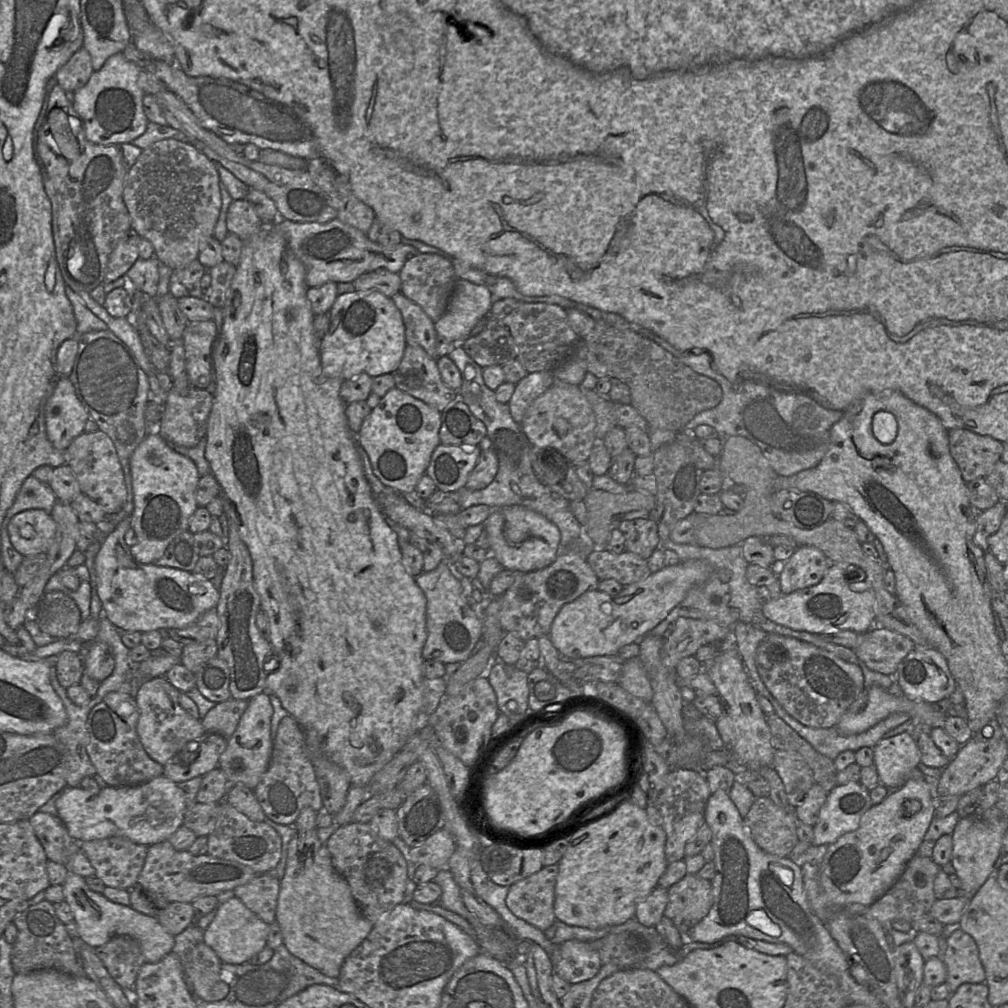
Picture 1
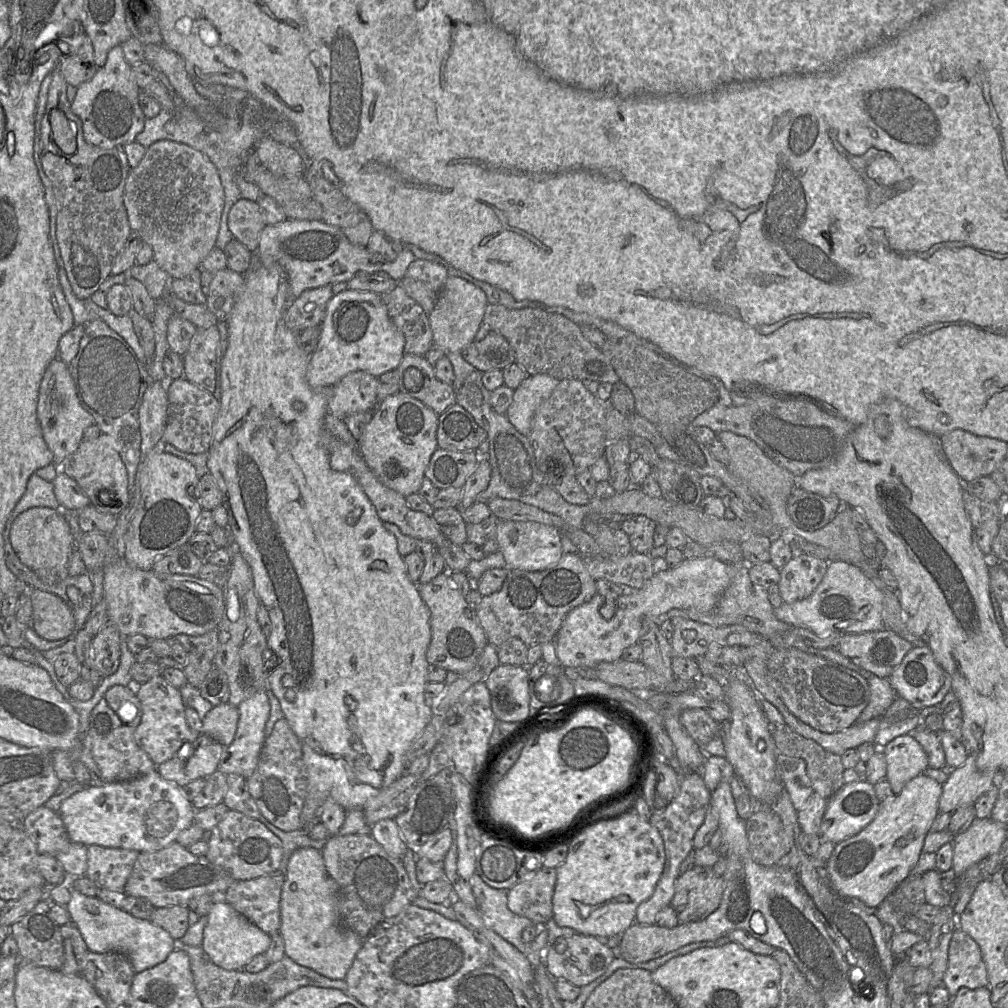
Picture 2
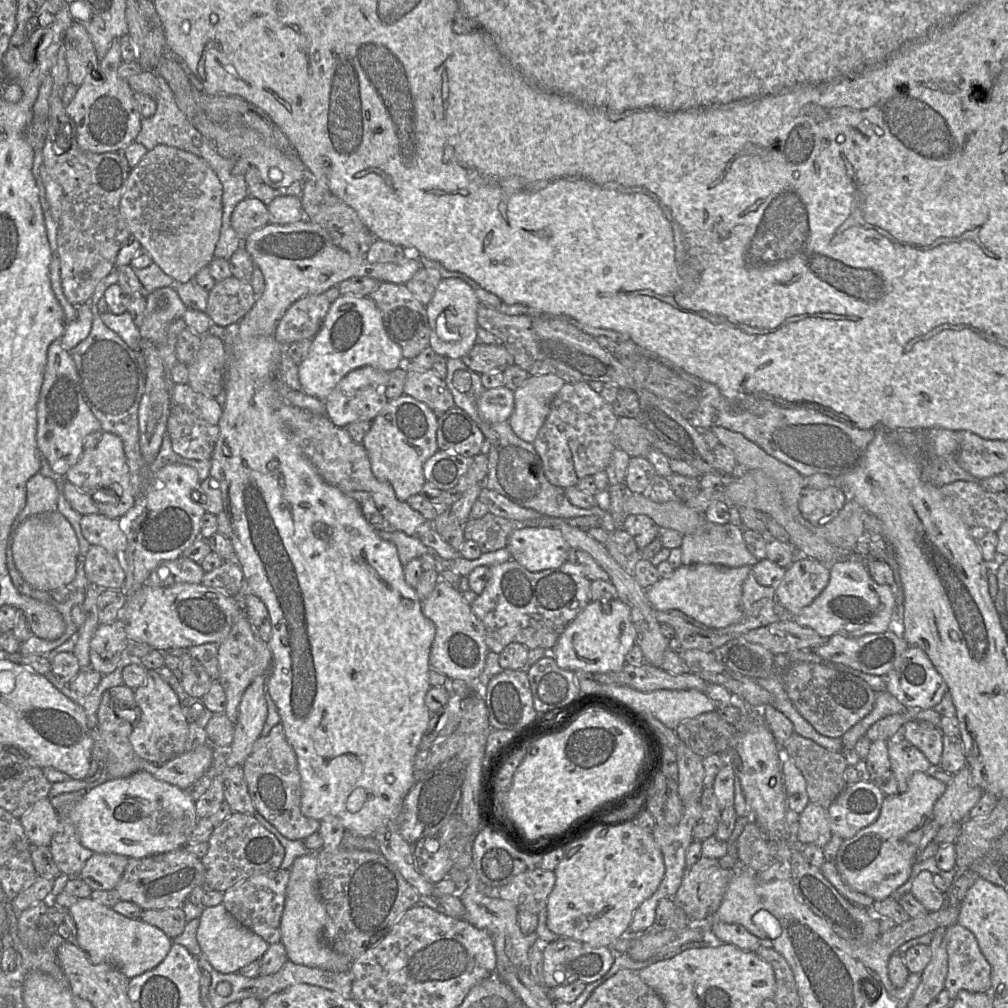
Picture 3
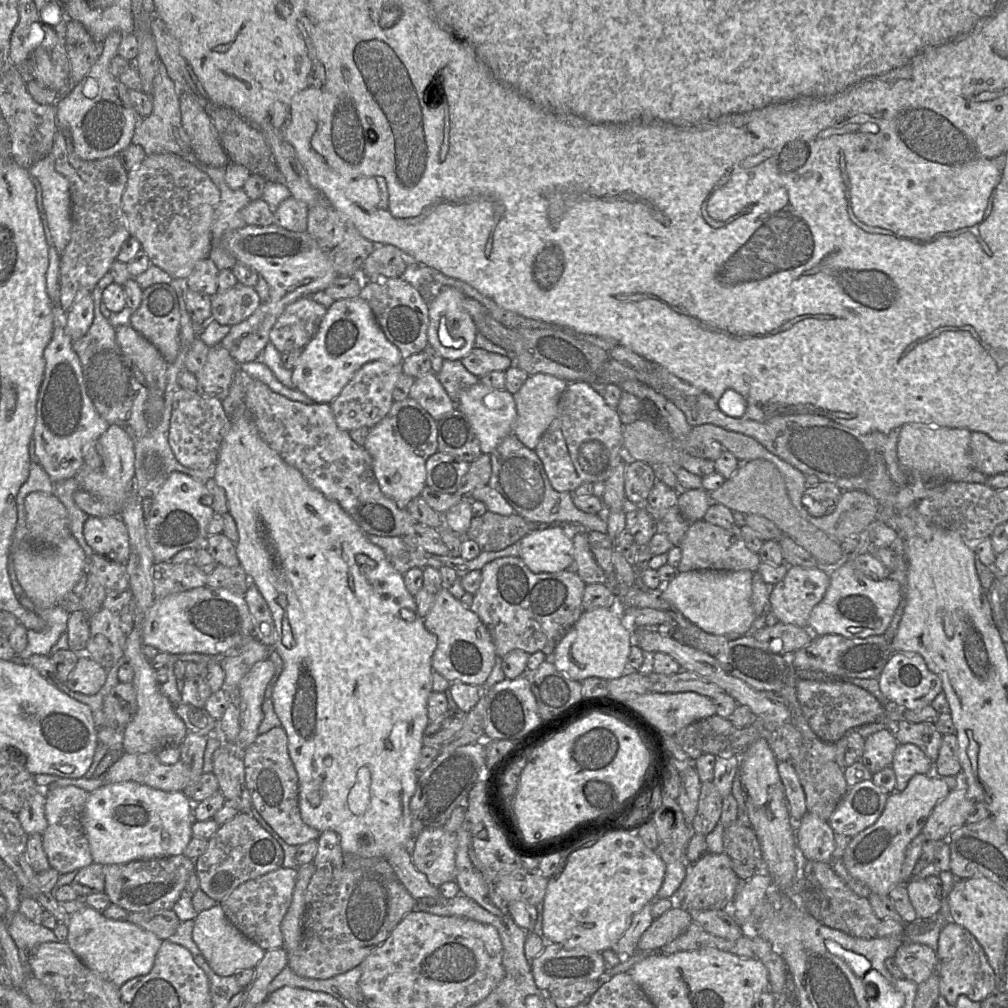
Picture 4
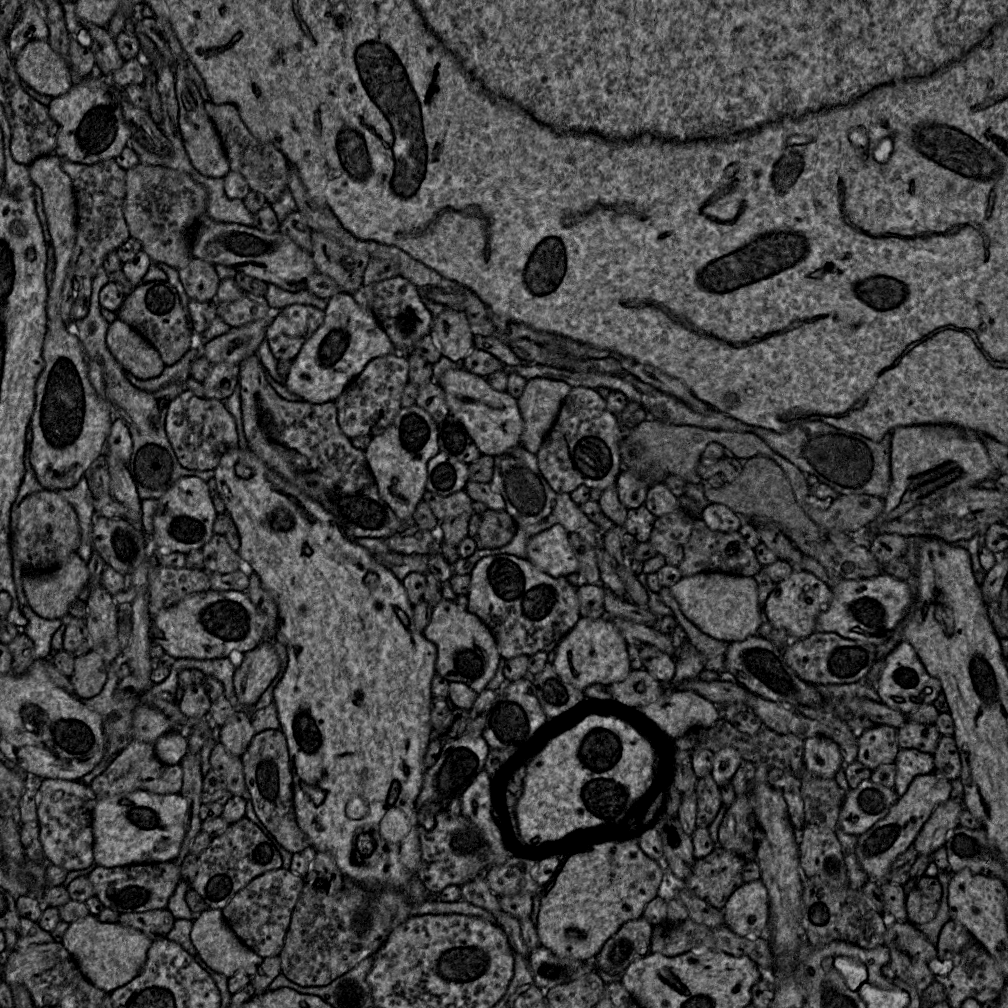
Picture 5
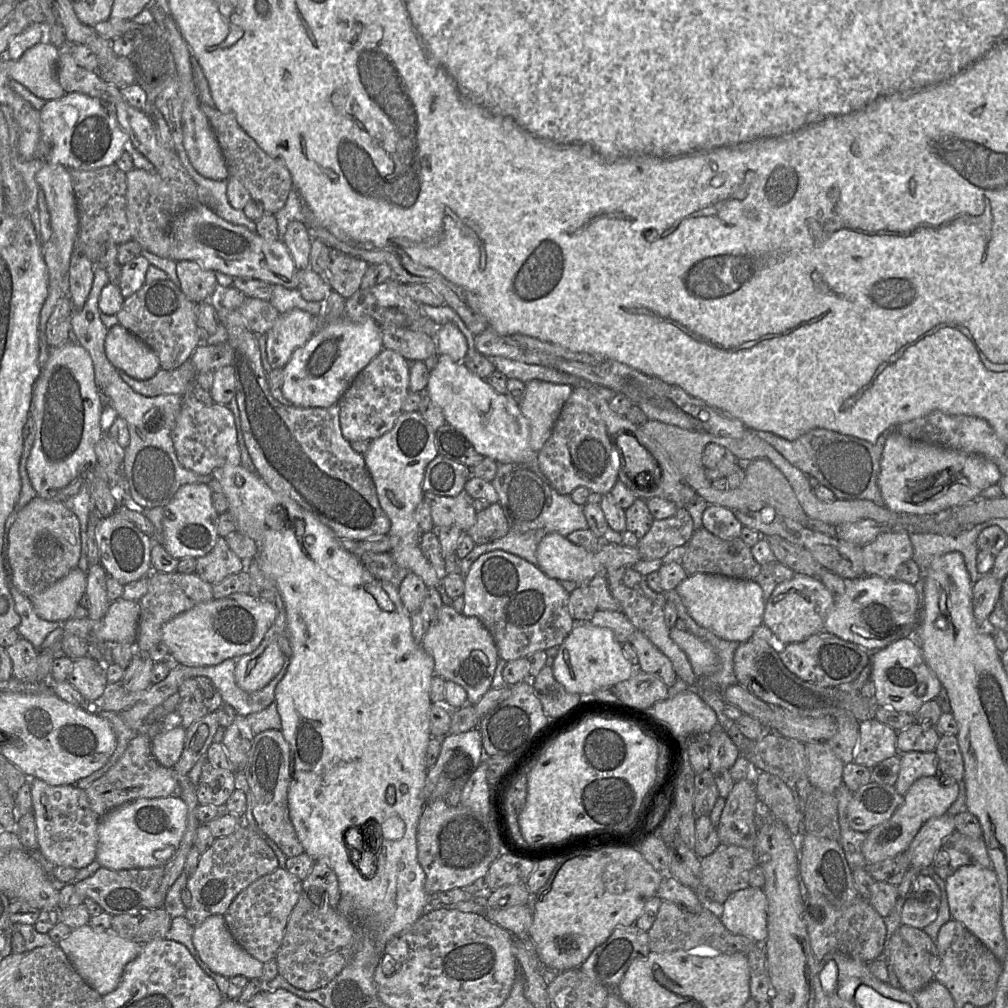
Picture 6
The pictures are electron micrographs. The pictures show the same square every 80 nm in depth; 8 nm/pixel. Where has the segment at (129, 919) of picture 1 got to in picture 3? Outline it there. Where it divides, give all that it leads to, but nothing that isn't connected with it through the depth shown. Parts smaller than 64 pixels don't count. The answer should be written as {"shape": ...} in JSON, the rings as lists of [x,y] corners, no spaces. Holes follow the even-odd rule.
{"shape":[[[91,898],[78,899],[70,908],[77,928],[76,944],[94,964],[108,963],[129,979],[158,966],[173,944],[162,930],[141,919],[132,920]]]}

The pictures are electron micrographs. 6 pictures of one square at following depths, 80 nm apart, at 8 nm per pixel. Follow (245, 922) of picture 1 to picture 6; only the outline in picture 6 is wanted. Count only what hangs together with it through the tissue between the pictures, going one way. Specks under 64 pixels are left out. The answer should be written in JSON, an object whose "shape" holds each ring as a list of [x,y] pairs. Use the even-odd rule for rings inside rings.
{"shape":[[[211,915],[198,927],[194,928],[193,945],[208,968],[227,979],[244,976],[248,980],[259,979],[262,974],[263,963],[248,954],[233,938],[223,915]]]}

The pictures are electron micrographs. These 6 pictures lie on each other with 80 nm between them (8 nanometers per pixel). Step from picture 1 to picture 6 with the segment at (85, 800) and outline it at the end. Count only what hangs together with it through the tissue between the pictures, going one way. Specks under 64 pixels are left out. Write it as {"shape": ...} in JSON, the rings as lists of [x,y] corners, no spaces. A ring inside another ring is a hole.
{"shape":[[[178,796],[139,798],[126,803],[100,819],[96,861],[112,870],[163,867],[175,856],[186,824],[187,806]]]}

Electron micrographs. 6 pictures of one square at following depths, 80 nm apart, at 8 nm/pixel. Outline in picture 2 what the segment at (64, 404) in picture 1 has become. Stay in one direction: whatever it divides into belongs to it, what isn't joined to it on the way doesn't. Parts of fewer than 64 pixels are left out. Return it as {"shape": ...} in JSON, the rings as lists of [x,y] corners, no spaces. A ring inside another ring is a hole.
{"shape":[[[59,357],[47,366],[39,388],[37,417],[43,439],[53,453],[54,463],[58,469],[61,462],[75,452],[83,440],[85,429],[95,423],[93,416],[80,404],[74,380],[69,366]]]}

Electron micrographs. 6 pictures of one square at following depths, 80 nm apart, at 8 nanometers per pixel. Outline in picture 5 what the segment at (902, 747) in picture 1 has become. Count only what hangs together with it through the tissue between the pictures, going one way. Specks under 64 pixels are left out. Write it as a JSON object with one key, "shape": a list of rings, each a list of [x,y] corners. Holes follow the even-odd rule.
{"shape":[[[915,748],[901,749],[895,759],[896,777],[894,790],[902,796],[917,775],[932,773],[935,770],[934,756]]]}

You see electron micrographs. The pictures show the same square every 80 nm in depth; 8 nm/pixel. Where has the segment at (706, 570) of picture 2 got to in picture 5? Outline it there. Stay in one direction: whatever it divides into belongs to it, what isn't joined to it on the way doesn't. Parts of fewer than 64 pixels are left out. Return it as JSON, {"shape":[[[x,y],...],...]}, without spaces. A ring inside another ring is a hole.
{"shape":[[[701,572],[682,577],[670,587],[686,618],[708,636],[727,643],[743,641],[757,634],[763,621],[758,604],[758,586],[754,577],[721,572]],[[580,617],[558,643],[553,666],[561,679],[579,690],[597,683],[612,685],[624,681],[632,671],[627,646],[626,640],[610,618]]]}

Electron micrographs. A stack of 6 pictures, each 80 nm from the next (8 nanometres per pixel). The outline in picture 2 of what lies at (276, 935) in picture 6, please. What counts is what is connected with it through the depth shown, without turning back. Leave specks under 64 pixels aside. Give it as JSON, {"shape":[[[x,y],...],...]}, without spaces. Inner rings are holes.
{"shape":[[[281,872],[235,881],[226,891],[226,901],[235,911],[268,934],[280,932],[280,898],[285,875]]]}

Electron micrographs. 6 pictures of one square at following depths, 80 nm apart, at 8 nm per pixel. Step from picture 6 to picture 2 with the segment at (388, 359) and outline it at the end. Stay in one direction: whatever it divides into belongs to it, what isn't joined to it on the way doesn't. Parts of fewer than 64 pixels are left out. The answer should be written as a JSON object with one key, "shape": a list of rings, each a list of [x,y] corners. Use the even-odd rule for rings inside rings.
{"shape":[[[355,371],[344,376],[331,387],[328,412],[344,420],[347,416],[374,411],[377,398],[378,378],[366,371]]]}

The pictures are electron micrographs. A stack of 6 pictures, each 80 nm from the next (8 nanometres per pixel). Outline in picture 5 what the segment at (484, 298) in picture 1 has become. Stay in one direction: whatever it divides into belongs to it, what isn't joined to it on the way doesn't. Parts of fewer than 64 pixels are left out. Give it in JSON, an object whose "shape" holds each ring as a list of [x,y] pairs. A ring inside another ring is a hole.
{"shape":[[[446,308],[434,318],[431,332],[440,352],[451,361],[462,363],[474,348],[474,335],[464,311]]]}

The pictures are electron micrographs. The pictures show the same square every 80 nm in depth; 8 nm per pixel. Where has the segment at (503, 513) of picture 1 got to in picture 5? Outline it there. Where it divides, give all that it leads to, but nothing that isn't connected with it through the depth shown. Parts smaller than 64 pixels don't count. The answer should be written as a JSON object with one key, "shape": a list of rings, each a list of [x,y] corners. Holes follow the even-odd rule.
{"shape":[[[554,525],[533,537],[526,546],[527,559],[551,577],[566,577],[578,572],[579,563],[569,541],[569,533]]]}

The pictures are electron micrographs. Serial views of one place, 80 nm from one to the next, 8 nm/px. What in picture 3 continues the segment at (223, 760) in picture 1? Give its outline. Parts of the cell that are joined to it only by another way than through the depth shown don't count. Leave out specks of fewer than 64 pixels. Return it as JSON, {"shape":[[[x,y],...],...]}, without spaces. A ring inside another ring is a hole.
{"shape":[[[267,675],[257,676],[245,690],[238,707],[234,739],[226,750],[226,766],[243,766],[250,755],[254,743],[268,716],[268,707],[264,694],[264,682]]]}

